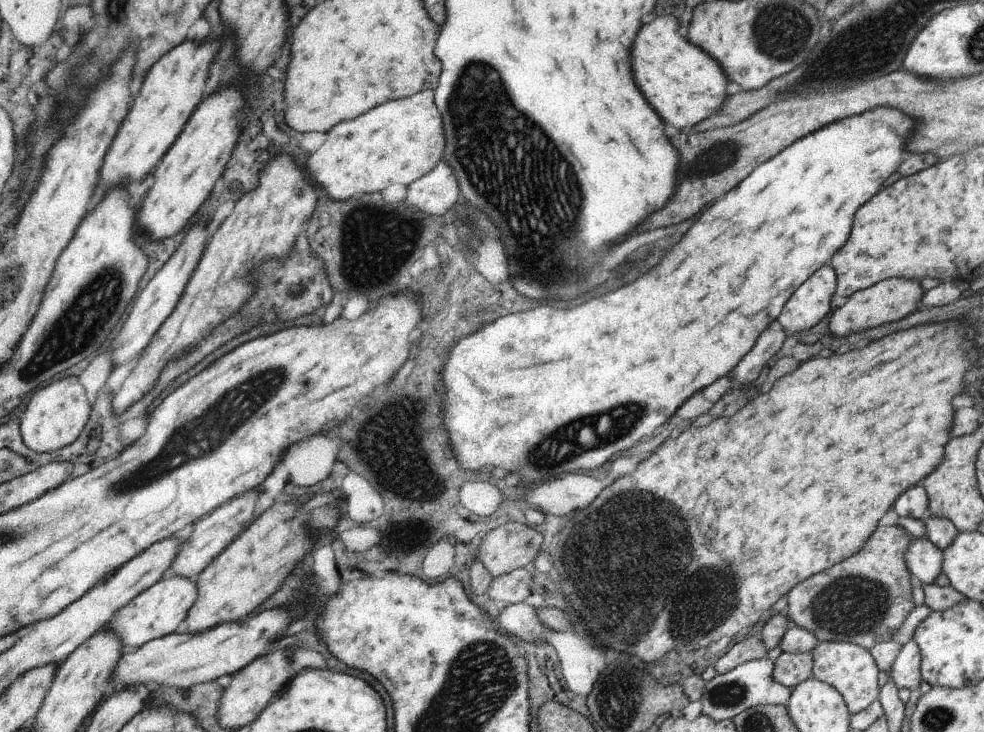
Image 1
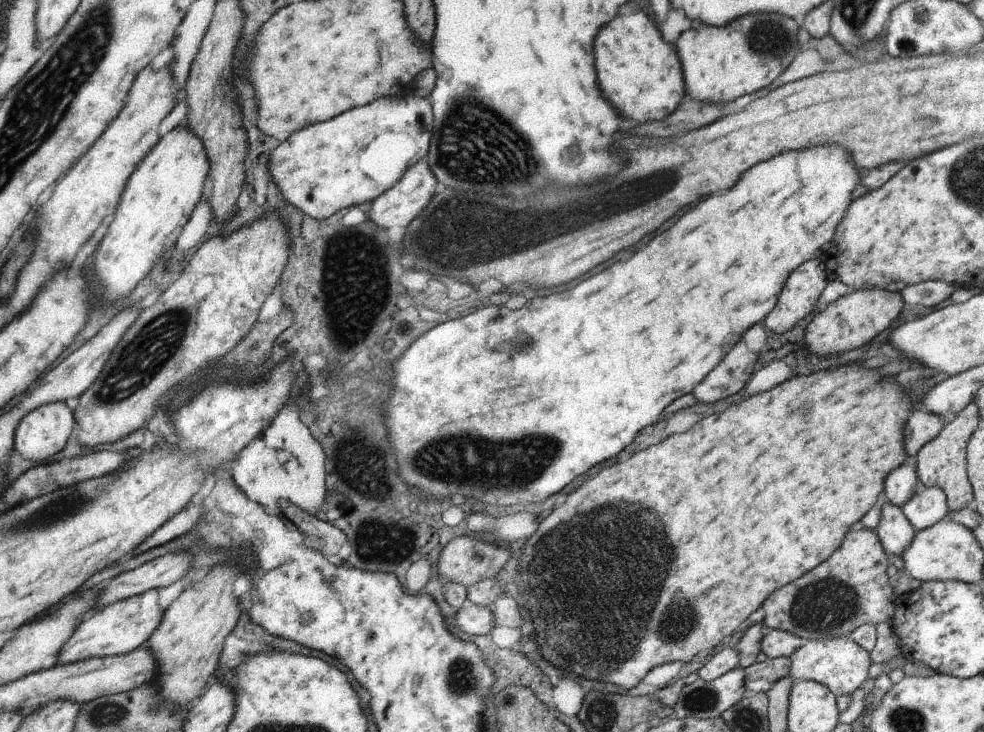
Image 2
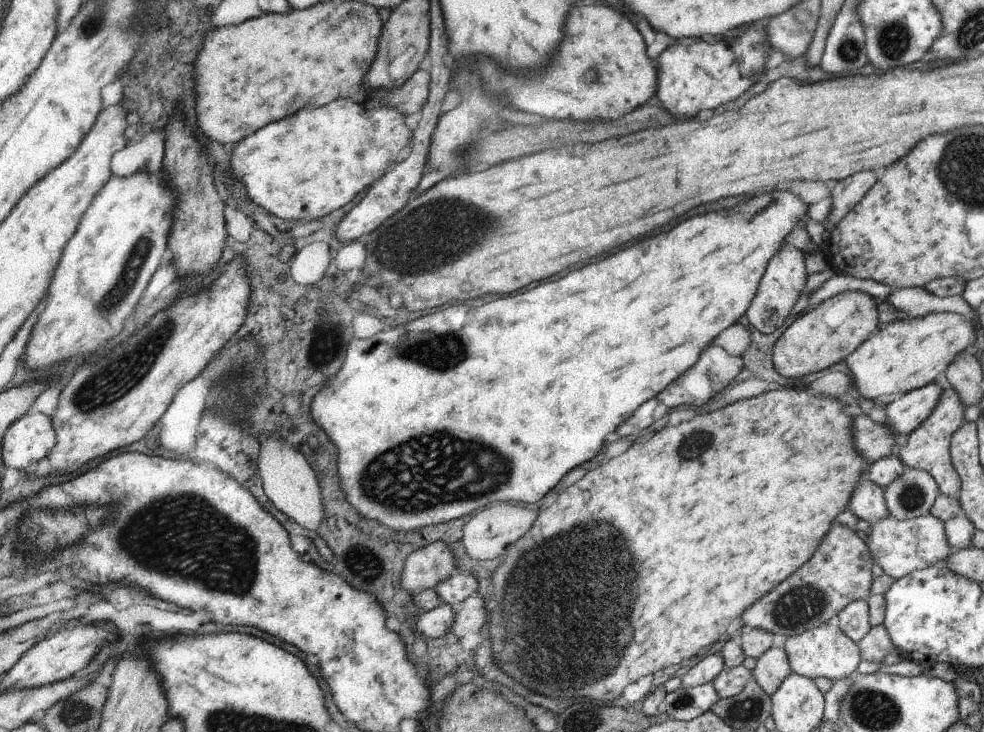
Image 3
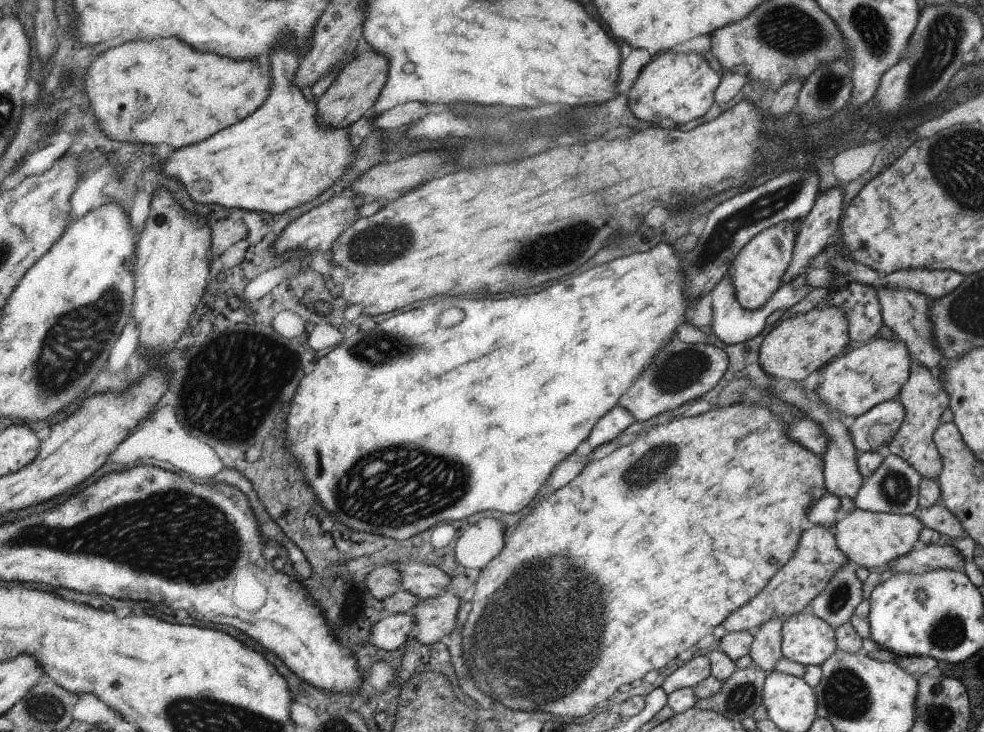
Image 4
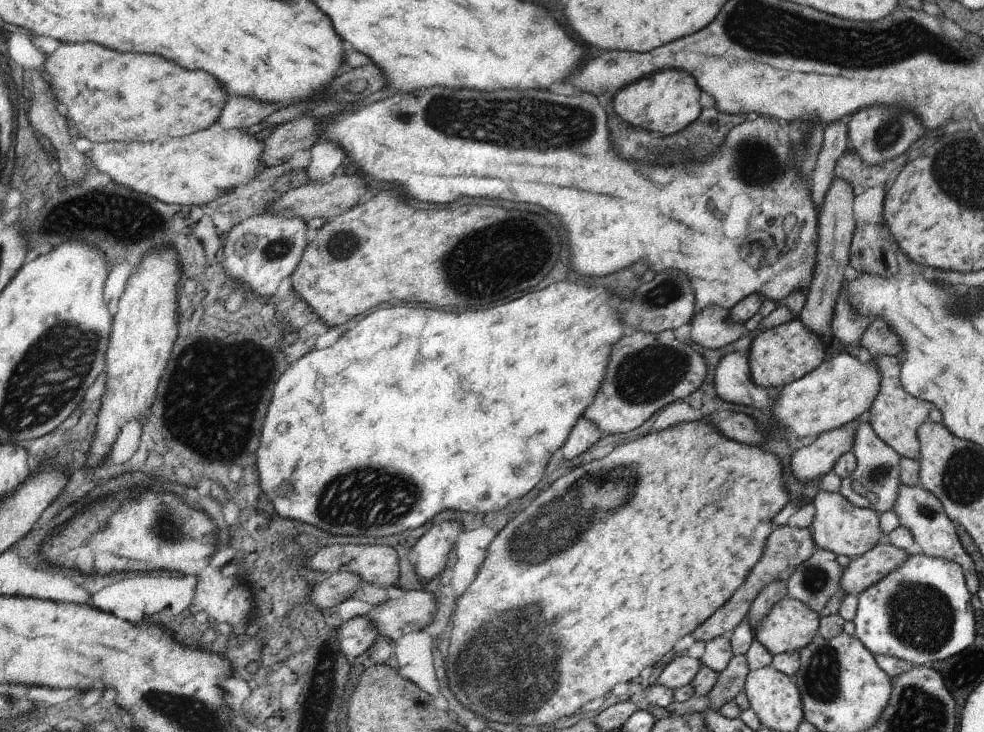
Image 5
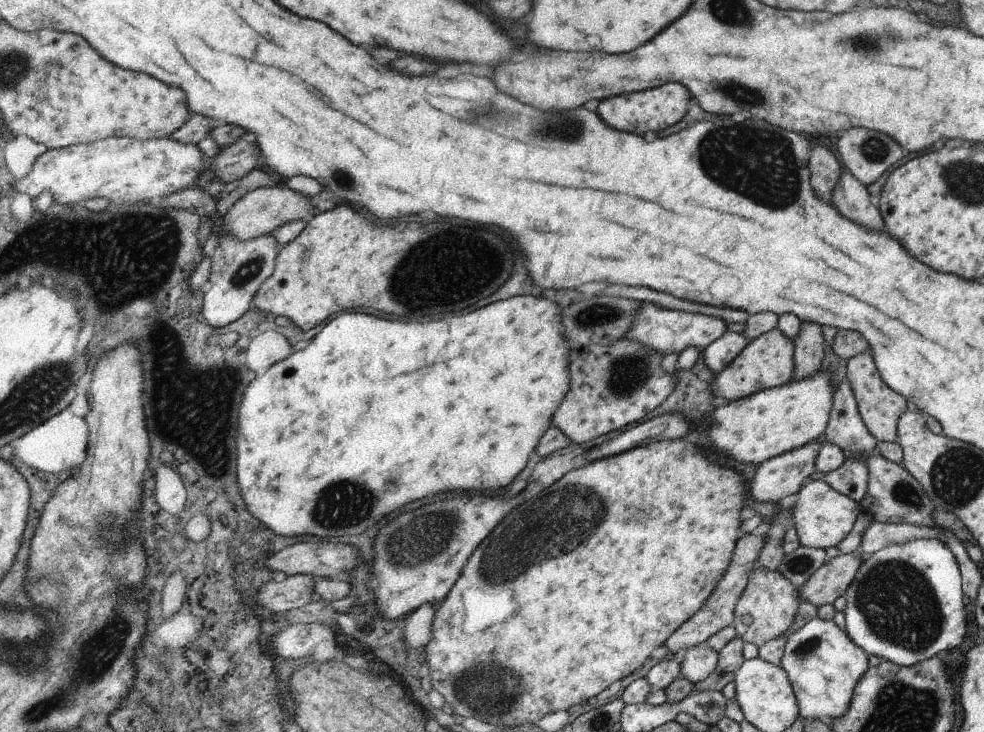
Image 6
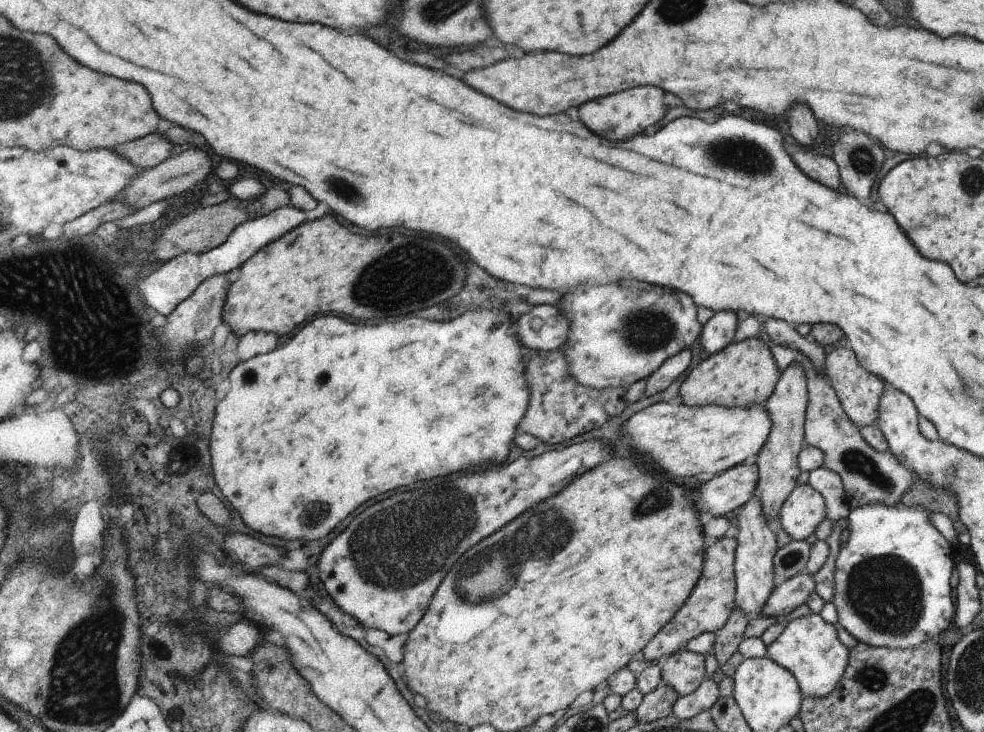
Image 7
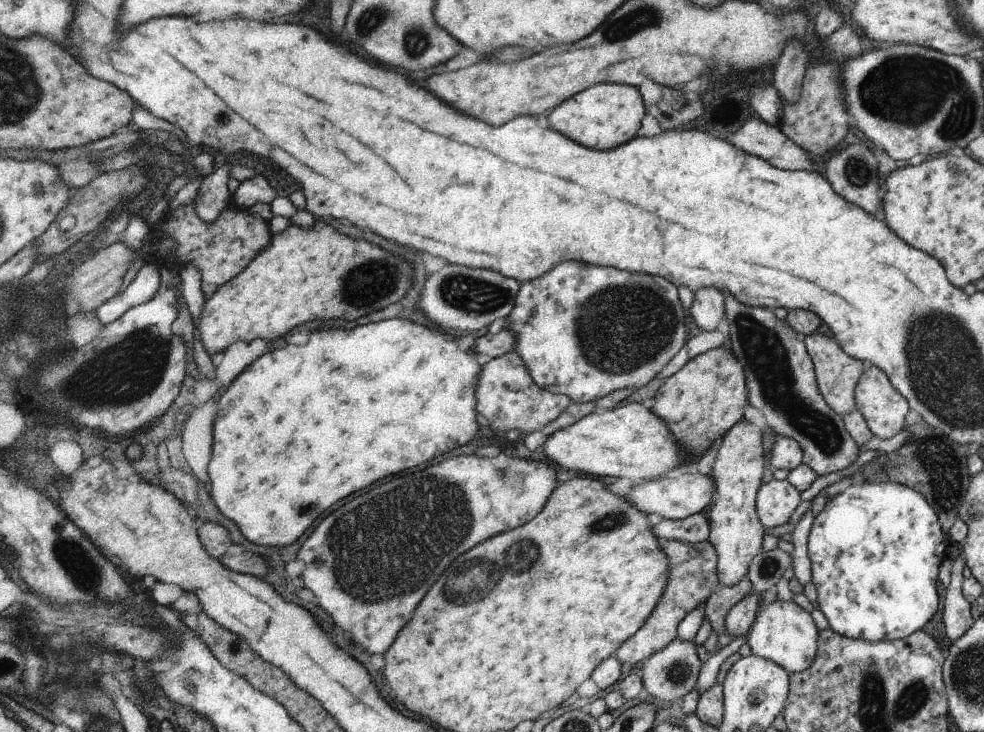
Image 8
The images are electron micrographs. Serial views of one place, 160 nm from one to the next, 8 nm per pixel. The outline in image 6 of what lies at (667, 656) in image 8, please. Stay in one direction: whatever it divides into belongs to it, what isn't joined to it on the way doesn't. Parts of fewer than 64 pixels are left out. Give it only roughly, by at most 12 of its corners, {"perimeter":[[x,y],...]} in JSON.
{"perimeter":[[708,643],[688,649],[681,674],[694,684],[715,671],[719,652]]}

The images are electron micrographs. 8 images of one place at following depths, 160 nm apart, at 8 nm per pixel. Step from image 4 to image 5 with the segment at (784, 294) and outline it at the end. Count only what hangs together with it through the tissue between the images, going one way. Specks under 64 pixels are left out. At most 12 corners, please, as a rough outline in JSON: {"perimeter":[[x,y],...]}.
{"perimeter":[[708,308],[691,320],[696,347],[719,349],[745,333],[730,310]]}

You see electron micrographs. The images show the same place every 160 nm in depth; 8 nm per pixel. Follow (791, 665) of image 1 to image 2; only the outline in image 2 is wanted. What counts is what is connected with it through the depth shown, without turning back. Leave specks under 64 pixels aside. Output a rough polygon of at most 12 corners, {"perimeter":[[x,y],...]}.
{"perimeter":[[791,657],[744,668],[745,696],[767,693],[790,676]]}

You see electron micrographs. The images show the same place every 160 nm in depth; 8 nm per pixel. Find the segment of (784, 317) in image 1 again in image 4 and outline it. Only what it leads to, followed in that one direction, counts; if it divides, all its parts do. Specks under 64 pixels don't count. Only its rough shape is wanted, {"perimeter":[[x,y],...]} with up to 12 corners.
{"perimeter":[[776,224],[734,258],[738,302],[755,311],[782,287],[794,228]]}

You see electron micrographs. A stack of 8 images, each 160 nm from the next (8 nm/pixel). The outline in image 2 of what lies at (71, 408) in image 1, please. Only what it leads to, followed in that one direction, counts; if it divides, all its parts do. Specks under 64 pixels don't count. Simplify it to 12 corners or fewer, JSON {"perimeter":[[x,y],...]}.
{"perimeter":[[64,401],[30,411],[13,446],[26,460],[58,454],[76,429]]}

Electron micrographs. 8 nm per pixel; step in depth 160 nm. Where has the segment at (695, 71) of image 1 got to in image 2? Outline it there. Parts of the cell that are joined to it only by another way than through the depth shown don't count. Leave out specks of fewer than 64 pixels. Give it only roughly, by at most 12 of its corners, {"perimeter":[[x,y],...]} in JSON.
{"perimeter":[[644,12],[596,38],[604,96],[626,118],[686,101],[679,52]]}

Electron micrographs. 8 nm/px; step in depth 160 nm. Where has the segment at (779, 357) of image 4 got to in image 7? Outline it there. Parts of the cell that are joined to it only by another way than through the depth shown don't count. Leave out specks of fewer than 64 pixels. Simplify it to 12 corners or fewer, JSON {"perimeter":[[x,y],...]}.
{"perimeter":[[760,337],[730,343],[688,374],[680,402],[766,402],[781,370]]}

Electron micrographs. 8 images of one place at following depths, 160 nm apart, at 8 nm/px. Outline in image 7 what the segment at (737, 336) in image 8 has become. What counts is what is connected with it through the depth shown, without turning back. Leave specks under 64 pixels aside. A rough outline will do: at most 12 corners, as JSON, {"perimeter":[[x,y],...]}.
{"perimeter":[[767,342],[781,372],[807,372],[805,442],[840,475],[850,509],[896,507],[913,474],[872,448],[826,376]]}

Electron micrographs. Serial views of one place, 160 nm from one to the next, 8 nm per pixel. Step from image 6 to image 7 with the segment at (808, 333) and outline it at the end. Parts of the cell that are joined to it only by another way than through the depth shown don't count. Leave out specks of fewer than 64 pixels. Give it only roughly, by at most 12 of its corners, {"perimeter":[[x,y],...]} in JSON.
{"perimeter":[[792,362],[765,402],[771,437],[756,456],[767,524],[781,517],[802,472],[809,401]]}

